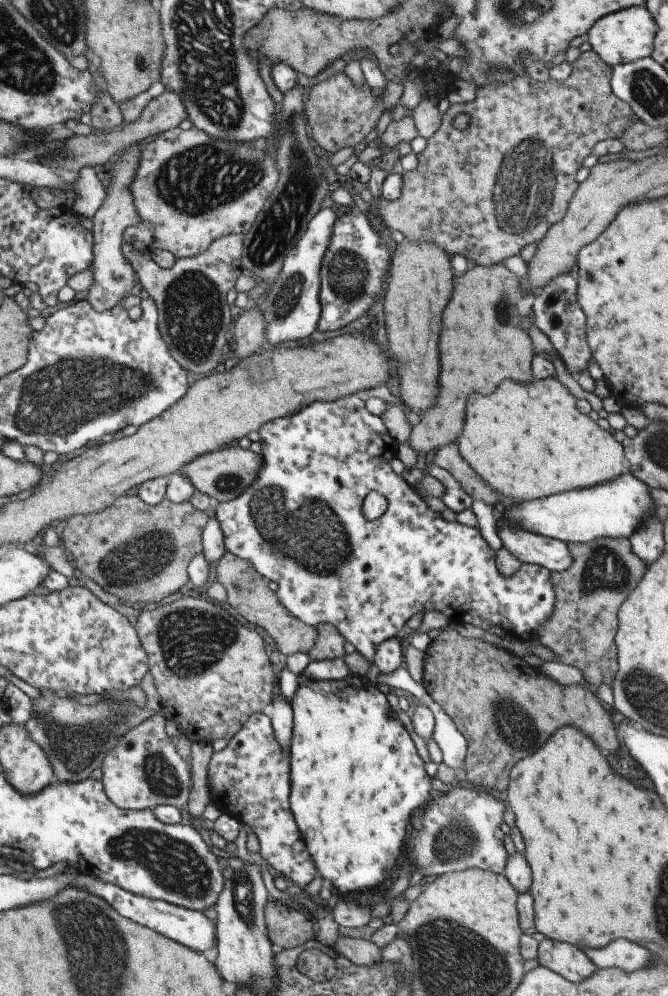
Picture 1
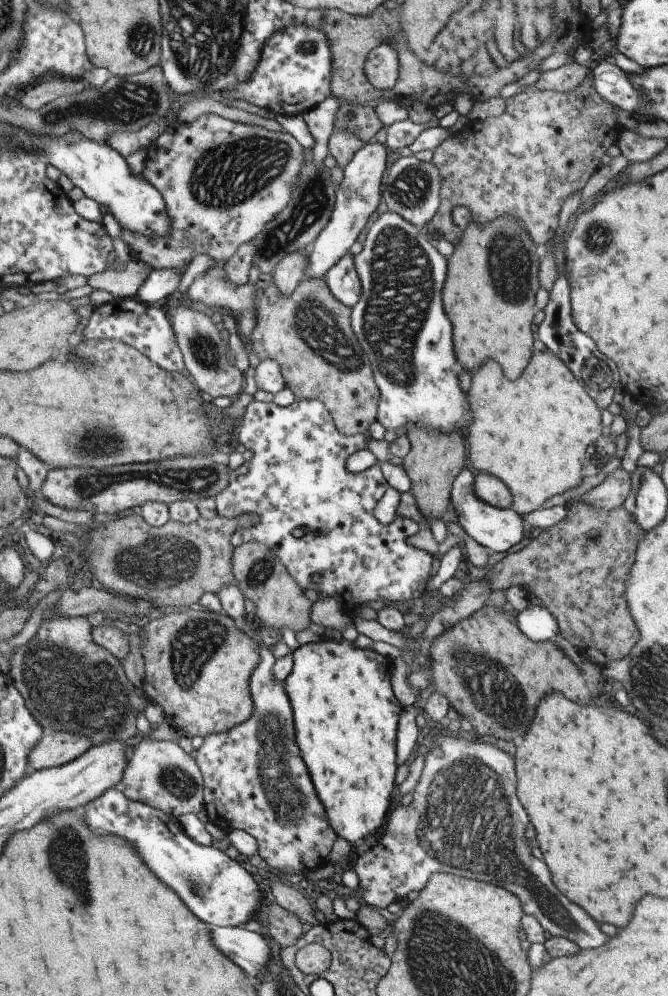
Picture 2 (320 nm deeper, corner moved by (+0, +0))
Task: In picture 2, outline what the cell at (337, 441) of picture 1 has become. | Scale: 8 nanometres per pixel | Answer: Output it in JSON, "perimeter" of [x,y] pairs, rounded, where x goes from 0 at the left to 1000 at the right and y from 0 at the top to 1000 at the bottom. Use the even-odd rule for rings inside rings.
{"perimeter":[[[392,399],[376,403],[368,407],[367,414],[358,423],[358,435],[355,436],[358,445],[364,447],[364,450],[373,451],[377,458],[371,463],[364,463],[361,468],[352,472],[343,474],[340,486],[337,490],[332,490],[322,498],[320,505],[323,508],[325,518],[337,518],[337,520],[355,520],[358,516],[376,516],[385,518],[385,524],[379,524],[371,529],[355,530],[347,534],[344,538],[346,548],[353,549],[361,545],[371,545],[373,543],[385,543],[403,549],[413,561],[424,565],[428,573],[436,580],[449,588],[461,589],[464,585],[464,578],[473,574],[479,578],[479,582],[473,587],[467,587],[472,592],[478,593],[478,600],[499,599],[503,605],[509,606],[509,609],[521,614],[524,610],[533,610],[540,608],[542,604],[558,604],[558,602],[572,602],[576,605],[600,607],[608,602],[618,602],[618,600],[629,599],[635,594],[636,585],[641,583],[642,574],[645,574],[645,562],[647,558],[636,552],[621,550],[617,547],[609,546],[609,539],[621,536],[627,532],[627,526],[621,523],[606,520],[594,519],[585,526],[573,528],[564,524],[564,521],[558,518],[558,511],[564,506],[564,503],[573,495],[581,491],[581,486],[573,480],[567,466],[561,466],[551,471],[539,474],[525,475],[516,471],[516,462],[528,456],[533,452],[549,451],[548,444],[543,442],[542,437],[533,436],[530,438],[515,438],[509,436],[496,423],[496,418],[490,415],[490,411],[481,404],[472,402],[452,402],[448,403],[440,400],[439,404],[430,406],[431,408],[419,409],[412,407],[406,401]]]}

